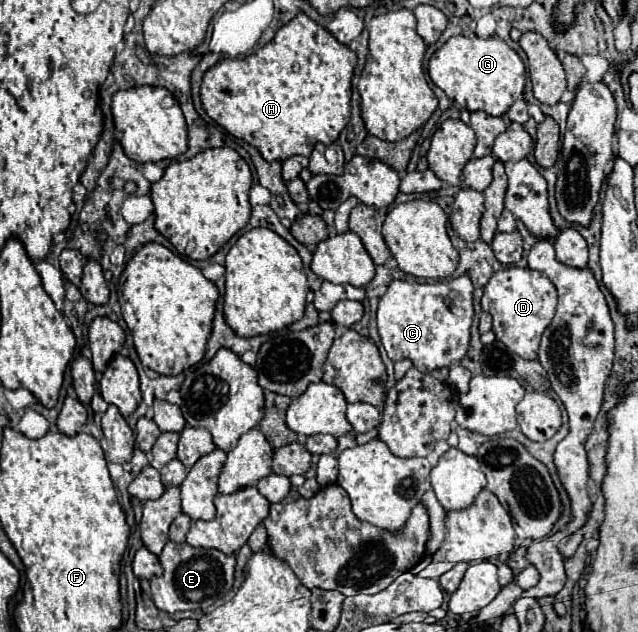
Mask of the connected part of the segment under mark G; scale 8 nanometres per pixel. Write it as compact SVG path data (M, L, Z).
M452 36L432 54L428 62L428 74L450 100L462 104L470 112L482 110L488 116L506 114L514 100L522 98L526 82L524 62L498 36L490 36L486 40L478 36Z

